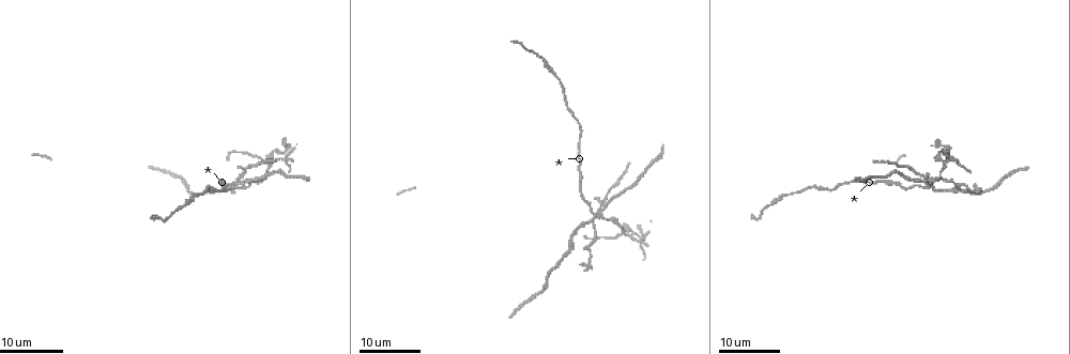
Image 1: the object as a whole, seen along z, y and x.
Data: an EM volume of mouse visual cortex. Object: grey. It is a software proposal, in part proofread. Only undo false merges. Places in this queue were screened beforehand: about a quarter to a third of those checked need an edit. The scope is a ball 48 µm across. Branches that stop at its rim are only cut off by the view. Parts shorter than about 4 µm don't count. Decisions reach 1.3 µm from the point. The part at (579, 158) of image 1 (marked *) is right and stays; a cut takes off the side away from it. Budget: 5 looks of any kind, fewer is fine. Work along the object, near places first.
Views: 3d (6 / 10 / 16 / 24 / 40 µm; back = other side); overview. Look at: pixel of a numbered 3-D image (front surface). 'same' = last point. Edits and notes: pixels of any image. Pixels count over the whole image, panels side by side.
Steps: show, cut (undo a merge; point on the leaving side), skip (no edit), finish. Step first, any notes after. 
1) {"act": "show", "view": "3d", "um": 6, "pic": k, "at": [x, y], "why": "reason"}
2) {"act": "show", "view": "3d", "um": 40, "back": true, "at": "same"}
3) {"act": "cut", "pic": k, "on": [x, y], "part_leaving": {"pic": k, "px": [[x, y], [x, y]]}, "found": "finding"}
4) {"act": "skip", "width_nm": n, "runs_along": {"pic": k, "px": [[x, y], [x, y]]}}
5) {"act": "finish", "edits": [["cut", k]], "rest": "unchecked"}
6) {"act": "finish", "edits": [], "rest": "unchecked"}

{"act": "show", "view": "3d", "um": 16, "pic": 1, "at": [602, 216], "why": "two arms at a narrow angle"}

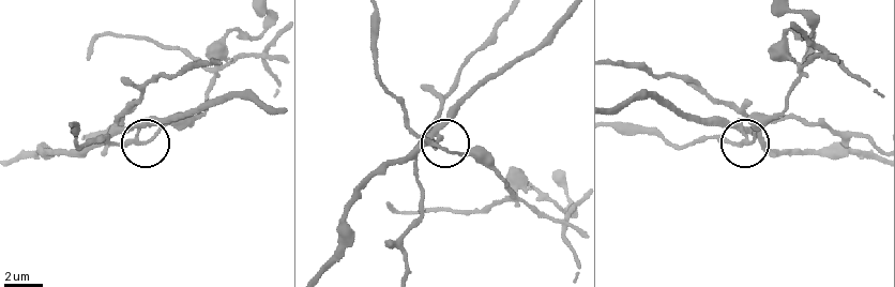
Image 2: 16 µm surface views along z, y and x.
{"act": "show", "view": "3d", "um": 10, "pic": 2, "at": [748, 140]}

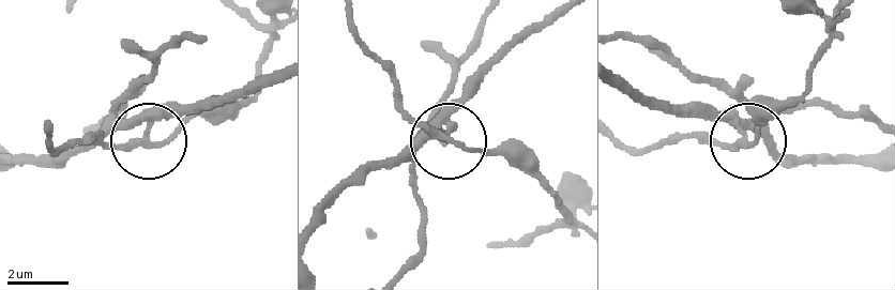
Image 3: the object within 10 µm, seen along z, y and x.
{"act": "cut", "pic": 3, "on": [137, 90], "width_nm": 230, "found": "a second neuron is stuck on"}

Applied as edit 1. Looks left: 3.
{"act": "show", "view": "overview"}

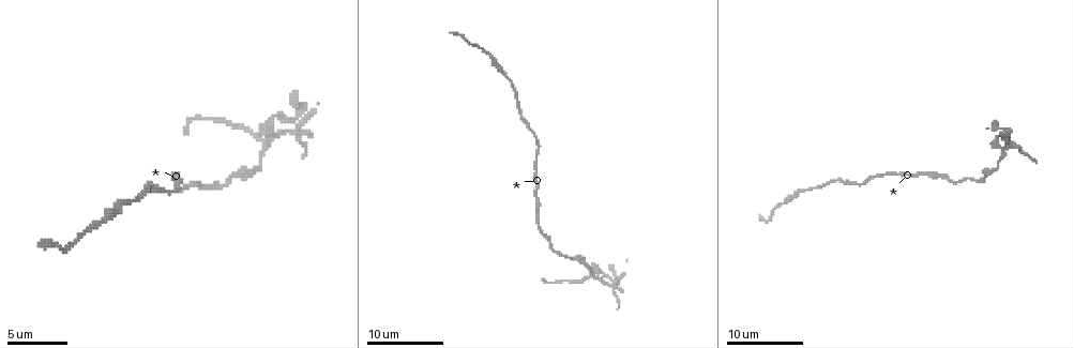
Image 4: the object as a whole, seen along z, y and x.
{"act": "show", "view": "3d", "um": 10, "pic": 4, "at": [262, 139], "why": "four or more arms meet"}

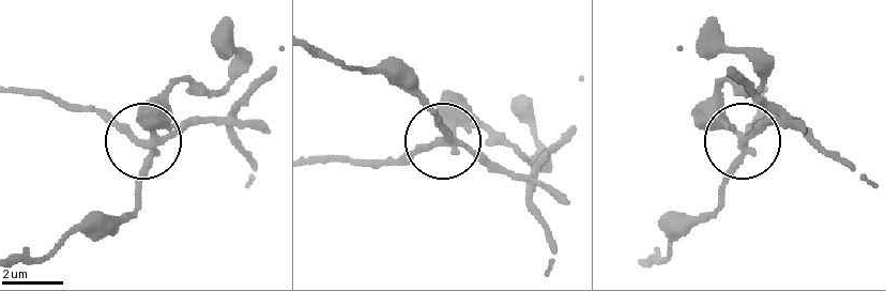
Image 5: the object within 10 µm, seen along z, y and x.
{"act": "cut", "pic": 5, "on": [117, 125], "side_arm_um": 8, "part_leaving": {"pic": 5, "px": [[150, 142], [130, 139], [100, 117], [54, 98], [15, 91]]}, "found": "a second neuron is stuck on"}

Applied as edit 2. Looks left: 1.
{"act": "show", "view": "3d", "um": 10, "pic": 4, "at": [147, 185], "why": "calibre changes"}

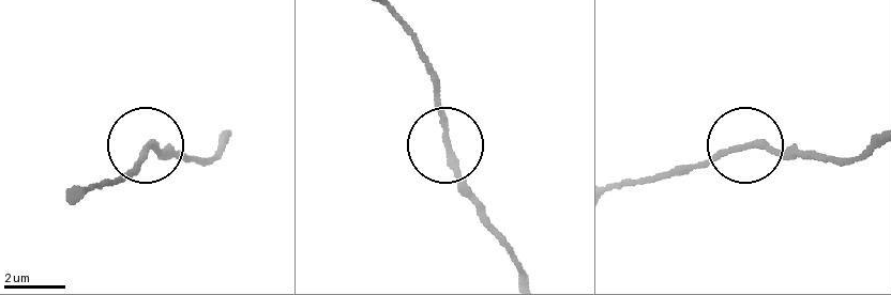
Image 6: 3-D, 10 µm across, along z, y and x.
{"act": "skip", "runs_along": {"pic": 6, "px": [[523, 274], [458, 173], [433, 77]]}, "found": "continuous, no second neuron"}

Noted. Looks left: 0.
{"act": "finish", "edits": [["cut", 3], ["cut", 5]], "rest": "unchecked"}

